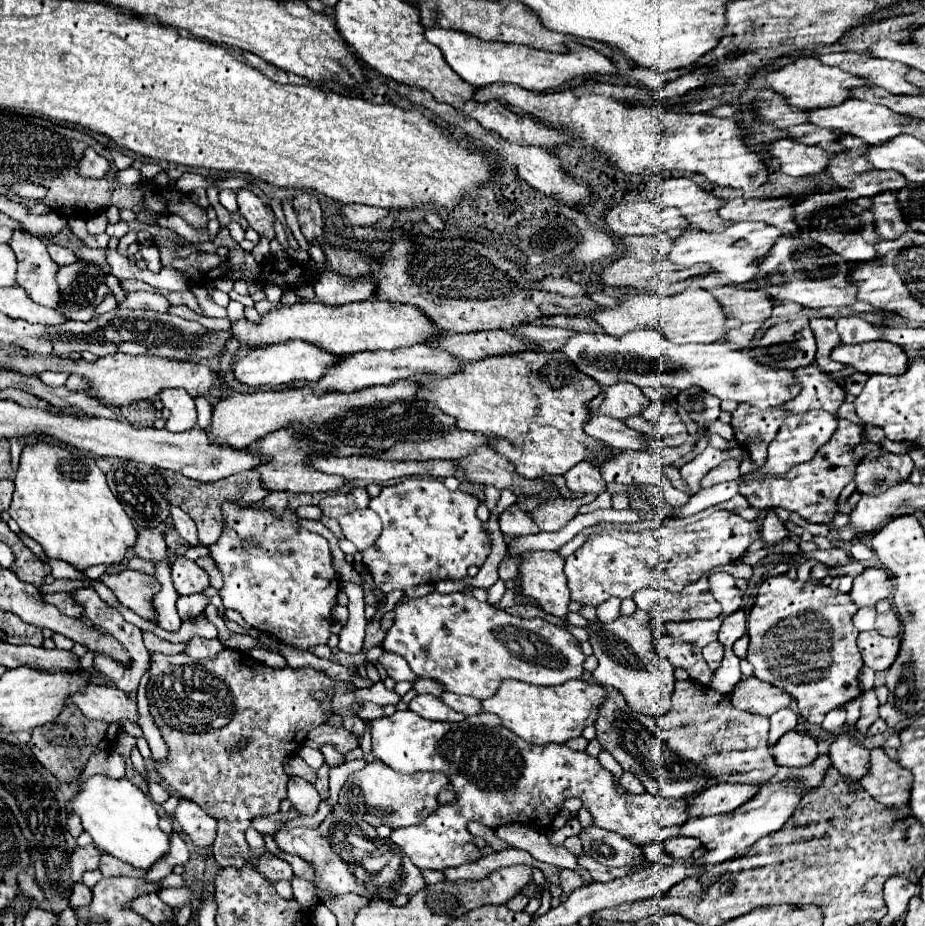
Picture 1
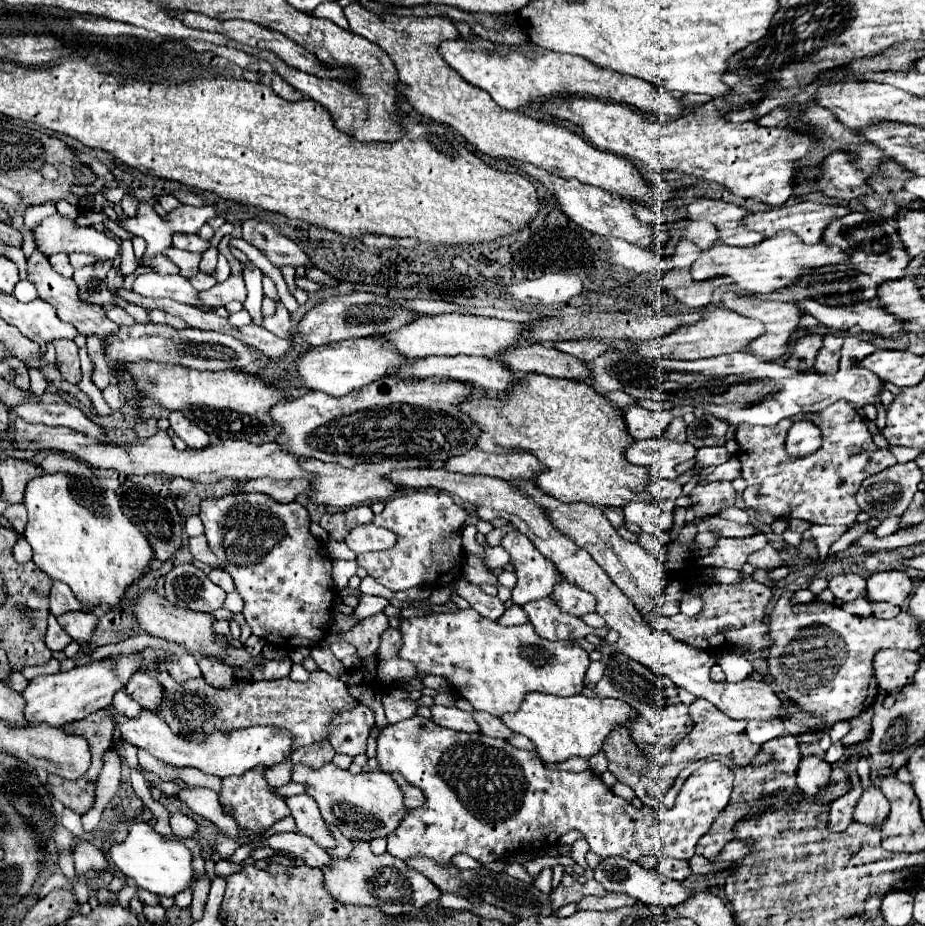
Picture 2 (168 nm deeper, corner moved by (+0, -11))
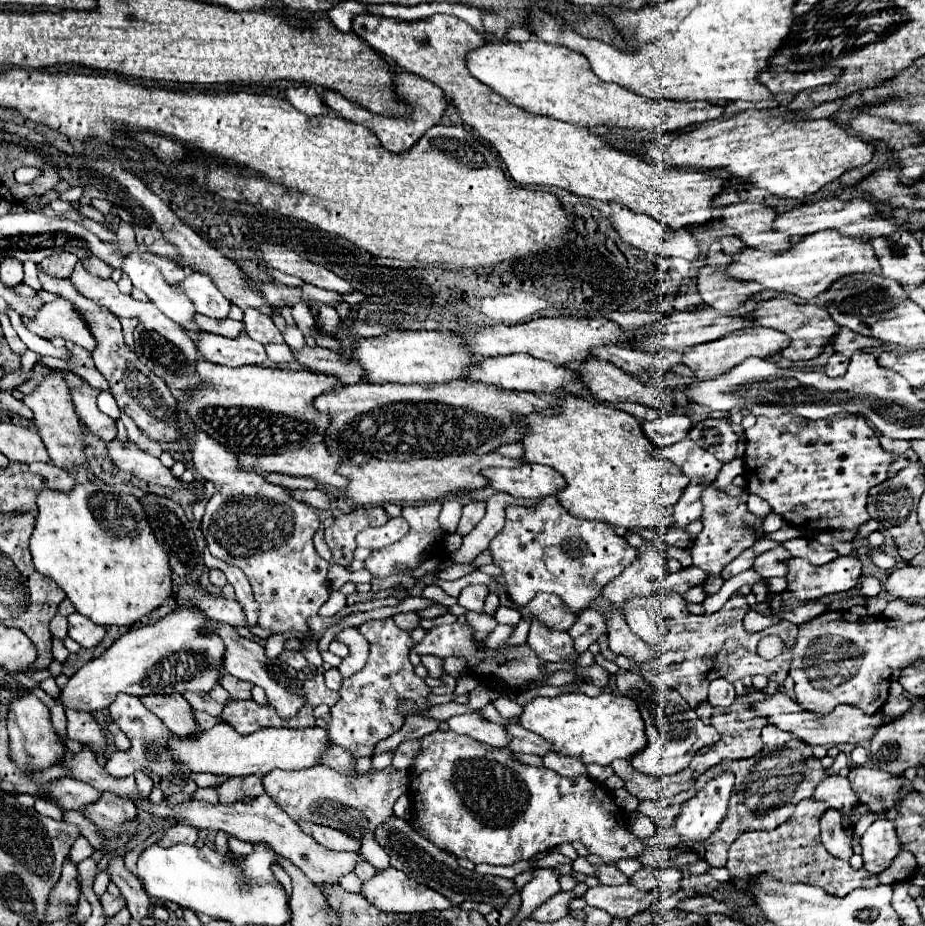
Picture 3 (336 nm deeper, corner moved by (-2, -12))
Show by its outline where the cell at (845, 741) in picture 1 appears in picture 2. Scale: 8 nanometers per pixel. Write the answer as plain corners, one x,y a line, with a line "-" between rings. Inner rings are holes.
869,788
863,792
861,800
855,806
855,822
869,826
883,826
889,816
889,802
879,788

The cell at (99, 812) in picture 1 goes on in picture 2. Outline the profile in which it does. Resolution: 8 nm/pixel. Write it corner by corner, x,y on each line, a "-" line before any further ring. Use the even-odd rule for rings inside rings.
131,822
129,836
123,844
113,844
109,850
109,860
115,862
117,870
133,878
139,888
157,896
175,896
187,890
193,882
191,850
177,838
165,838
157,834
147,822

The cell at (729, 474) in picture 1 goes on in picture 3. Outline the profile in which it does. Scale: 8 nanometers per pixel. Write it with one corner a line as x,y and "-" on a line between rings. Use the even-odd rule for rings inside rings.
707,487
701,495
701,503
703,503
703,515
701,515
701,523
703,523
703,531
697,535
695,539
695,545
691,549
691,557
693,557
693,565
703,569
709,579
705,583
705,589
707,593
717,593
723,585
723,579
721,579
721,571
723,567
733,561
737,557
737,549
735,549
735,543
745,537
745,535
755,535
755,537
763,537
763,525
759,519
755,519
755,515
751,515
751,511
747,509
747,505
739,503
737,499
729,497
725,491
719,491
717,487
-
747,529
753,529
753,531
747,531
747,533
741,533

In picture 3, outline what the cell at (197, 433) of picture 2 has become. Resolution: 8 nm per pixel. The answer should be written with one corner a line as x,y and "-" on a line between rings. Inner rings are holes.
191,431
187,435
187,443
195,471
205,481
213,481
217,485
217,493
205,505
205,515
201,525
211,555
219,557
229,565
239,567
247,575
253,587
255,601
259,605
259,621
257,621
259,627
271,629
275,633
287,633
287,631
307,633
309,631
307,619
317,615
321,605
329,599
329,587
325,585
329,563
321,559
313,547
313,535
319,527
319,517
315,509
291,499
283,487
267,483
259,473
241,469
237,465
237,457
229,453
225,447
221,447
207,433

